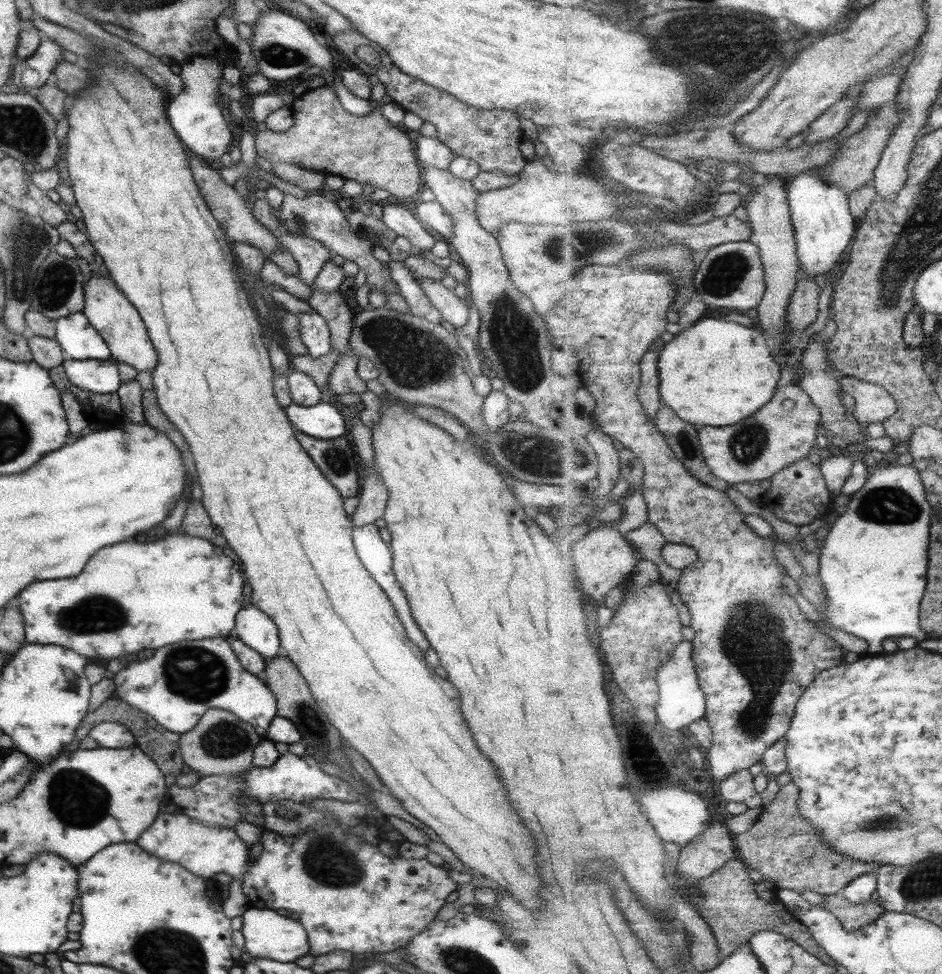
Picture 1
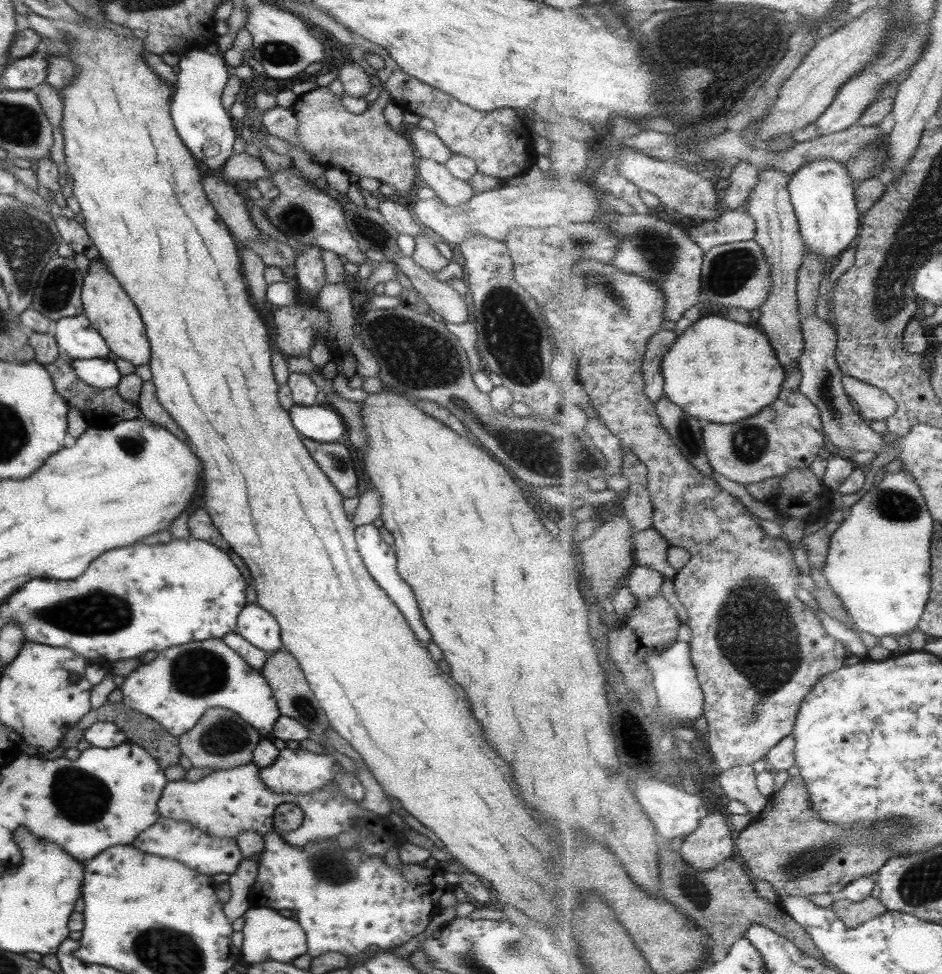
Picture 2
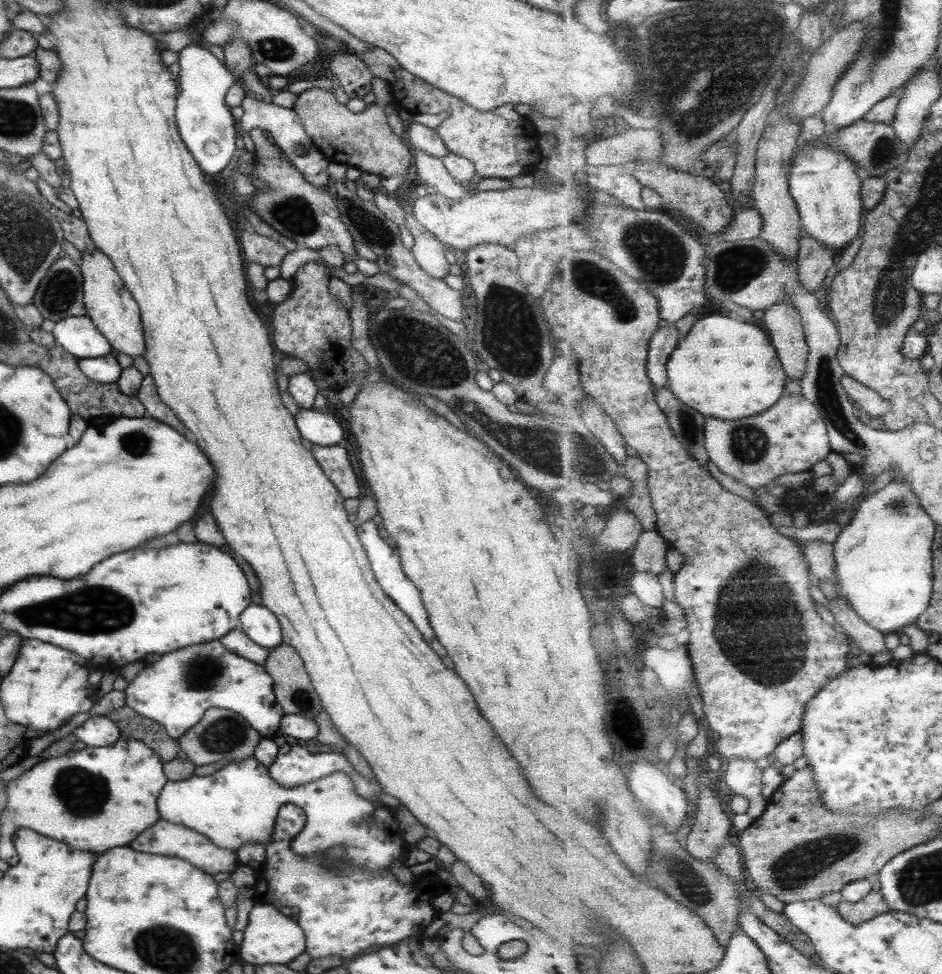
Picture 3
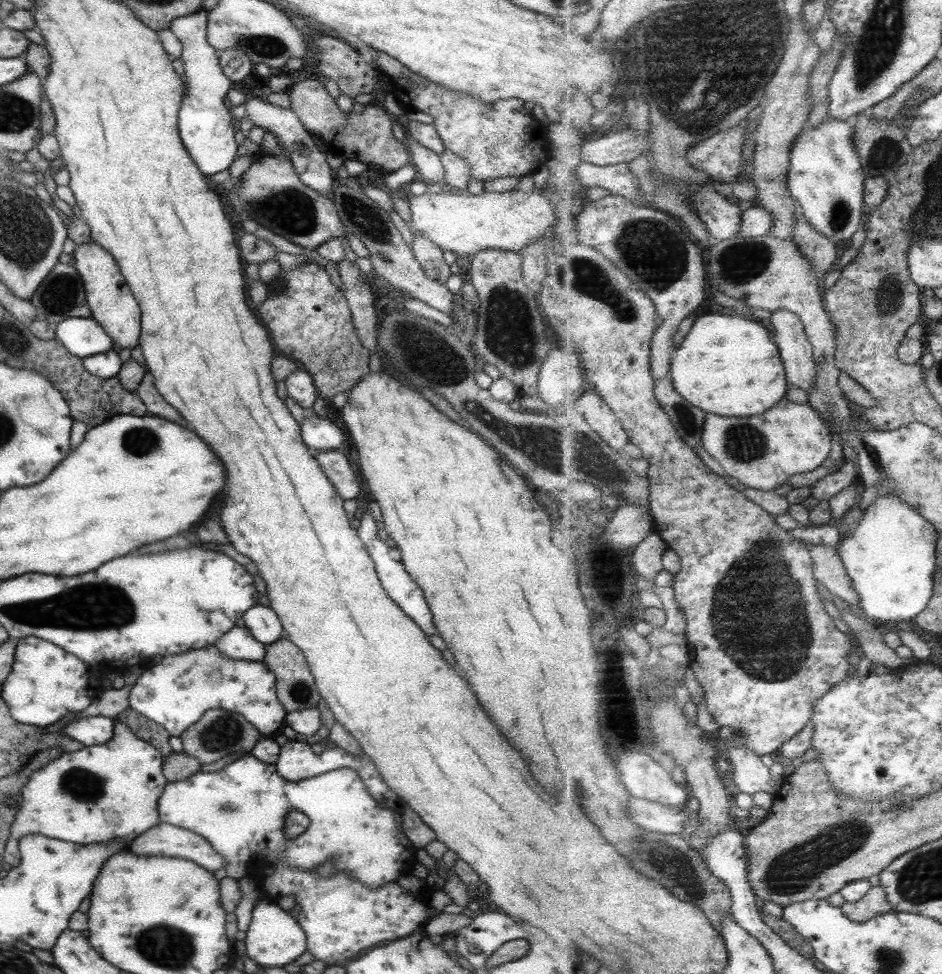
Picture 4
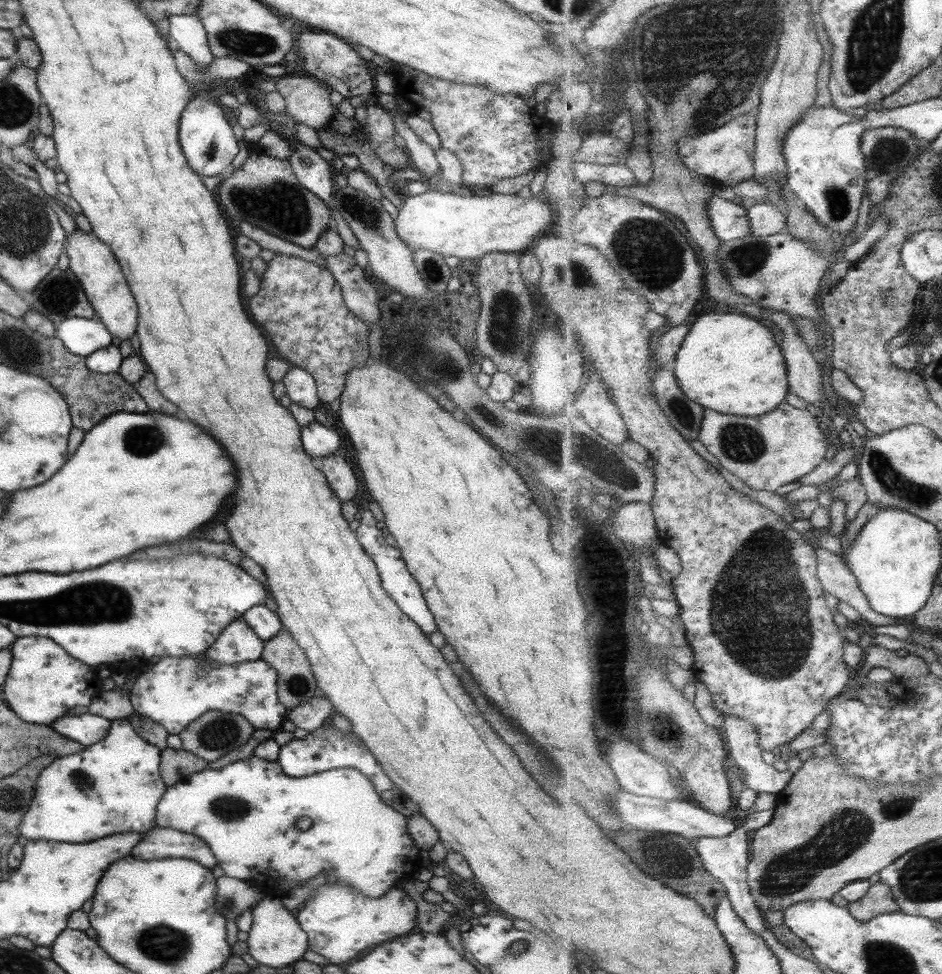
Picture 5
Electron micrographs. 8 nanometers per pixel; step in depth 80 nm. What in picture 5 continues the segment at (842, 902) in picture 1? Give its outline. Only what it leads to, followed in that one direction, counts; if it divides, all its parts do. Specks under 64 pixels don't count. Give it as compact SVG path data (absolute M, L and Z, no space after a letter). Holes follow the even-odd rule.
M879 880L871 885L867 894L851 904L848 904L849 912L862 921L870 921L879 915L901 912L899 904L895 902L892 886Z

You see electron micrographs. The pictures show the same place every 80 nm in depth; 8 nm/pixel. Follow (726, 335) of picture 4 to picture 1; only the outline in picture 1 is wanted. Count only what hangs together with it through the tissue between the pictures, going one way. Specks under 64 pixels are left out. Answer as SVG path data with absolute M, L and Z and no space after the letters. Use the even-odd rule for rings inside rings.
M715 318L698 320L694 325L681 329L671 342L664 345L659 358L661 398L683 420L699 426L731 426L743 418L753 416L776 396L781 378L781 362L772 354L768 341L759 330L741 326L737 322L723 322Z

